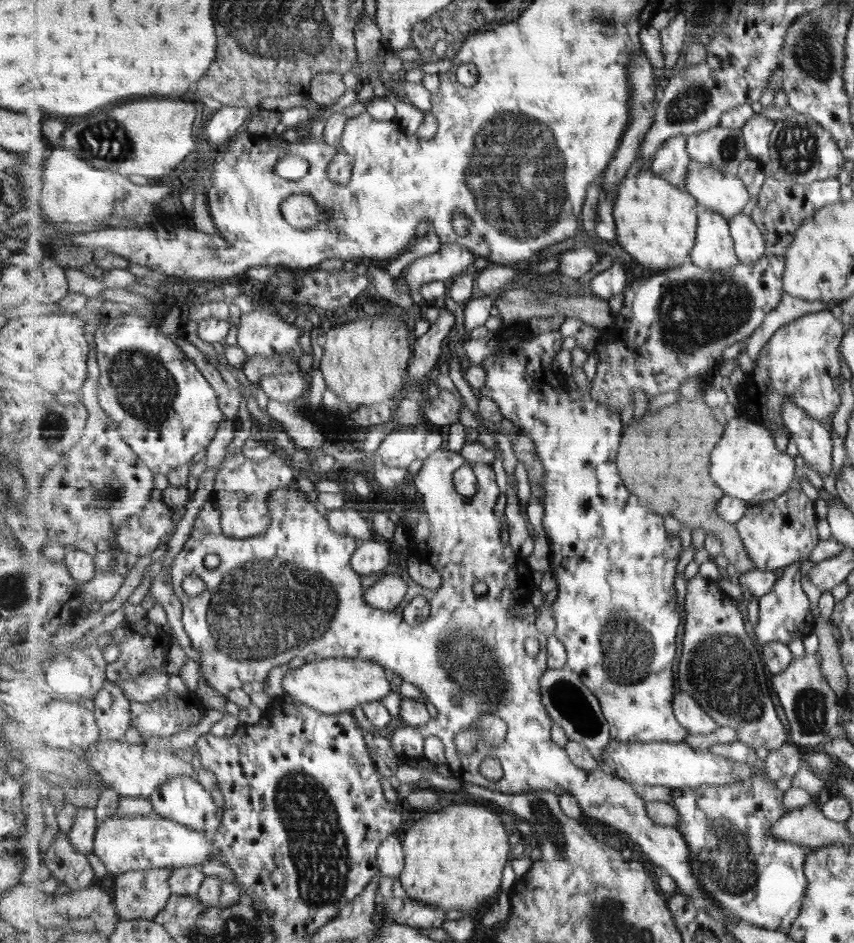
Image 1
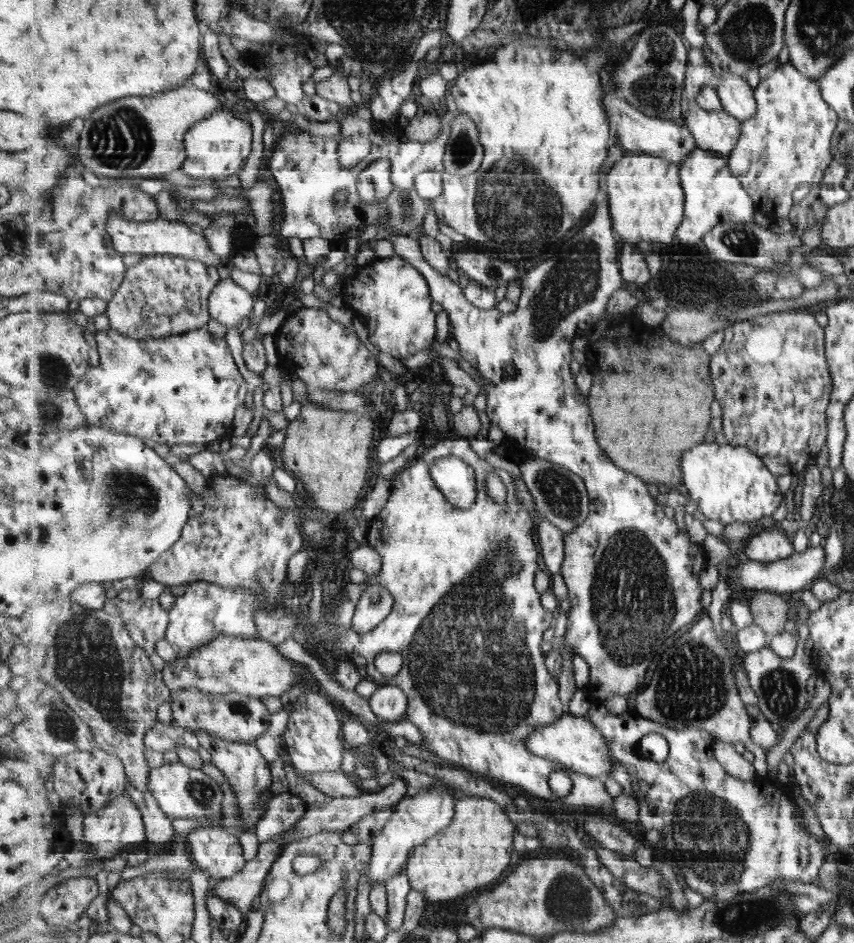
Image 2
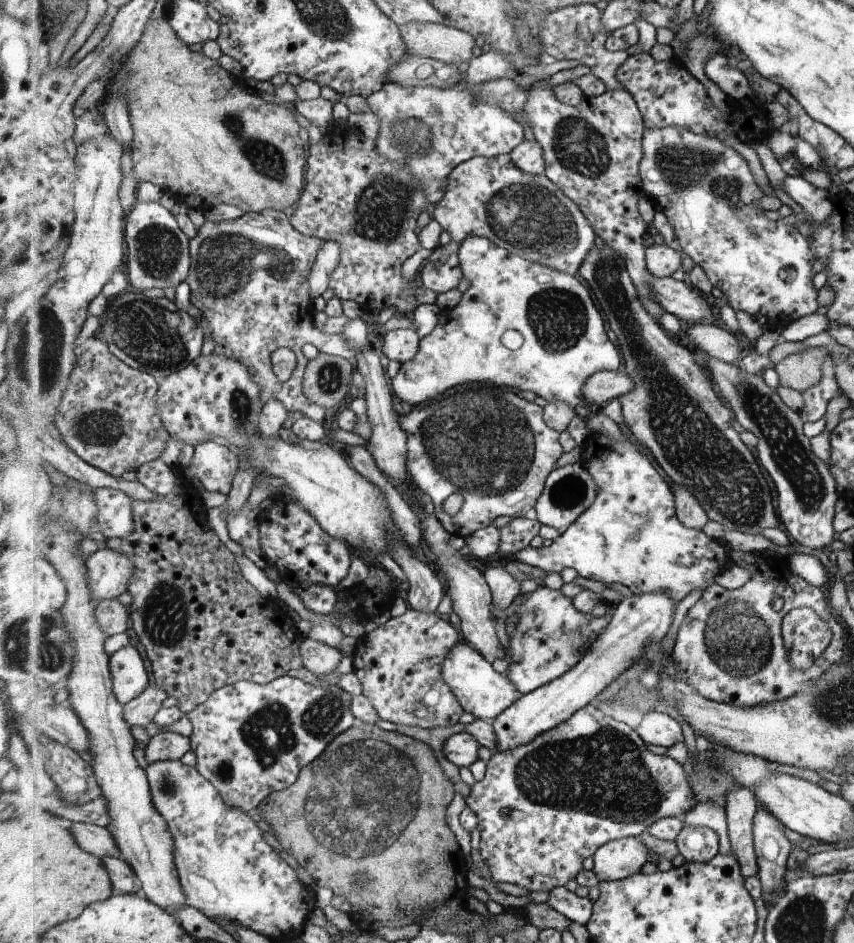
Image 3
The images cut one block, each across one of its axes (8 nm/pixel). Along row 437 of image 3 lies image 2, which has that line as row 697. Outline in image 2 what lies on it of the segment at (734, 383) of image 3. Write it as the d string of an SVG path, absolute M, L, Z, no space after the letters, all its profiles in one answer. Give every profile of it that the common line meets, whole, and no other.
M805 623L800 631L798 650L793 658L781 658L775 650L765 647L757 652L743 654L741 664L746 671L752 690L758 699L758 708L762 717L767 719L773 726L787 726L788 723L797 720L799 714L807 708L807 682L813 676L811 663L814 656L806 650L807 639L811 636L808 623Z

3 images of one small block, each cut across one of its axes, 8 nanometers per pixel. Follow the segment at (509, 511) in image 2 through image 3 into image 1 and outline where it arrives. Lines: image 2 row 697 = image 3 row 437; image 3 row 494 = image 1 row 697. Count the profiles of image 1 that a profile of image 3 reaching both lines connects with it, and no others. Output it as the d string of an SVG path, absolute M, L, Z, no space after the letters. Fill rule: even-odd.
M444 444L444 446L442 446L439 450L436 450L433 454L429 455L429 458L423 462L422 467L414 476L417 492L422 495L422 507L417 507L417 509L411 508L407 512L406 520L402 521L407 521L409 523L406 524L406 527L410 530L409 545L417 553L418 556L426 558L427 561L438 570L438 572L442 575L443 584L439 590L435 591L424 590L419 586L414 589L409 589L405 600L403 600L398 608L395 608L395 610L391 611L373 610L373 608L367 608L368 602L365 600L365 592L367 592L367 589L370 586L374 585L377 577L359 575L359 584L357 584L357 571L353 568L352 565L352 558L357 549L357 542L355 542L355 537L350 537L335 532L333 527L330 525L328 518L325 515L321 514L321 512L317 512L315 503L309 502L309 500L307 500L307 496L305 496L305 493L301 492L301 490L297 489L296 487L293 487L292 489L287 487L286 489L277 489L273 492L270 492L270 495L268 496L268 505L272 518L270 527L264 533L244 539L233 538L228 534L225 534L224 528L221 524L222 508L218 505L218 502L215 501L213 497L210 497L200 508L200 511L198 512L198 515L194 521L194 525L192 526L189 538L186 540L183 548L175 556L173 563L171 564L173 590L182 603L182 624L186 634L189 636L189 642L199 652L201 658L200 668L203 671L203 678L207 680L207 685L213 687L216 691L219 691L219 693L222 693L225 696L225 699L229 701L228 694L230 690L243 688L243 684L245 684L245 682L253 682L253 680L263 683L263 680L267 678L267 674L269 674L269 672L271 672L275 666L287 664L289 660L293 660L295 656L304 657L307 656L307 654L315 654L319 659L337 657L356 659L361 657L367 660L377 661L378 663L381 663L383 666L385 666L390 674L399 674L403 681L410 682L413 685L417 686L421 692L427 695L430 702L436 708L436 717L429 721L425 727L407 727L403 729L397 729L394 733L390 734L391 737L389 739L392 742L392 747L394 748L394 751L397 752L397 754L400 756L402 761L412 758L416 760L424 758L424 746L426 738L428 736L438 736L446 746L447 765L449 766L451 775L455 776L455 778L459 779L461 782L471 782L473 784L481 785L482 787L499 791L505 794L521 794L523 792L530 791L531 789L550 790L558 796L562 795L563 792L572 794L575 796L575 798L578 798L577 802L579 802L582 811L584 812L584 815L587 817L587 819L591 821L603 821L605 824L614 827L617 831L625 833L629 838L632 839L634 843L639 845L641 851L650 858L651 862L655 863L657 867L660 867L661 870L668 873L673 879L675 879L678 888L683 895L687 895L692 898L703 898L706 902L707 912L713 916L713 918L721 919L724 922L725 920L728 920L728 918L734 918L733 914L727 912L715 899L710 897L710 894L703 888L703 886L701 886L701 882L697 880L697 876L695 876L695 872L693 872L693 868L691 868L691 852L689 852L691 849L689 848L689 844L687 844L687 840L683 838L683 835L681 835L679 830L677 830L675 827L661 827L652 820L652 818L648 815L648 811L646 810L646 801L640 795L640 789L637 786L635 786L633 783L629 783L619 778L619 776L616 776L611 772L601 769L600 767L597 767L593 772L586 772L585 770L579 768L576 764L573 764L572 759L569 758L567 750L561 748L556 743L556 739L553 738L552 728L554 727L554 722L549 716L546 706L542 702L540 689L541 676L543 676L543 673L549 669L547 645L548 639L539 640L539 642L541 642L541 650L539 650L539 654L537 654L537 656L529 656L529 652L527 652L527 648L525 648L525 640L527 640L529 636L533 636L535 638L539 636L540 632L536 625L536 620L538 618L539 612L535 612L533 615L527 615L527 613L519 613L519 606L530 603L531 598L533 598L533 592L538 589L538 576L531 568L528 567L528 563L525 561L525 558L521 558L516 554L511 544L507 546L508 541L505 543L501 541L501 520L499 520L499 518L495 516L495 512L493 512L493 510L495 510L495 506L497 506L497 500L499 500L499 492L501 492L501 490L499 490L499 484L497 484L497 474L495 474L495 470L493 470L492 466L484 463L471 465L478 481L477 494L475 494L471 500L465 500L464 496L456 490L456 486L453 481L453 474L459 468L467 465L469 465L469 463L465 461L465 456L463 456L461 452L453 450L453 446L447 446ZM207 554L216 554L221 560L220 564L213 570L205 567L205 556L207 556ZM195 572L207 583L208 589L205 592L192 597L185 592L185 589L182 587L182 582L185 580L185 577L188 574ZM479 580L481 580L481 582L485 582L486 586L488 587L487 592L483 596L478 596L475 594L475 592L473 592L473 584L475 584L475 582L479 582ZM419 595L430 598L430 603L432 604L431 615L429 616L429 619L427 619L422 624L412 625L405 620L404 611L408 604L413 600L413 598ZM479 602L487 604L487 612L491 612L491 616L489 616L489 626L485 626L485 624L481 622L481 628L479 628L477 632L475 632L475 630L467 630L467 628L459 628L459 630L453 630L453 628L451 628L451 618L453 618L453 616L451 616L451 612L455 612L455 604L471 604L471 606L475 606L475 604L479 604ZM453 695L460 695L461 701L459 703L453 702L453 700L451 700L451 696ZM485 713L493 713L499 715L503 720L506 720L506 723L508 724L508 735L506 736L505 742L503 744L488 744L488 742L480 742L480 744L478 744L478 748L476 748L476 751L472 752L471 754L463 754L462 752L459 752L459 749L455 744L455 736L457 736L457 734L459 734L461 731L470 729L478 721L478 718ZM487 756L497 758L501 762L504 775L497 781L487 780L487 778L484 778L483 774L479 772L479 768L481 768L481 761L483 758L487 758Z

